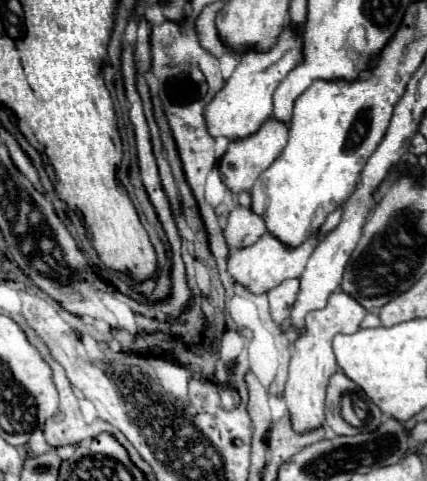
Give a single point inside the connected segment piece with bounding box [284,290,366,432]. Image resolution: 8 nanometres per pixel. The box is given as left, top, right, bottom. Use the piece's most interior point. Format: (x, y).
(312, 363)

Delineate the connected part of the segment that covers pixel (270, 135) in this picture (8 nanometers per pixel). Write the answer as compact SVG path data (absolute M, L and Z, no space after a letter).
M268 118L252 136L246 138L236 138L228 144L226 154L220 158L220 172L224 176L224 184L234 192L242 192L242 190L250 190L252 184L256 182L256 178L280 156L280 152L284 150L288 142L288 124L276 120L276 118Z

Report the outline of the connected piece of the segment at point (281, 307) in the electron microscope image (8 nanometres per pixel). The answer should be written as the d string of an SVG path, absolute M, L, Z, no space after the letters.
M292 278L292 280L284 280L280 286L272 288L272 292L268 292L272 320L282 324L290 316L290 310L298 296L298 290L300 290L300 280Z

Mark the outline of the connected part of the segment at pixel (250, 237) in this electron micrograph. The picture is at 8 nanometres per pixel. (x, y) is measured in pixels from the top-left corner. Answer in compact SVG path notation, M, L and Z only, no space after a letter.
M236 206L230 212L228 224L224 228L226 242L232 250L254 244L264 232L266 232L264 220L256 212L252 212L250 206Z

